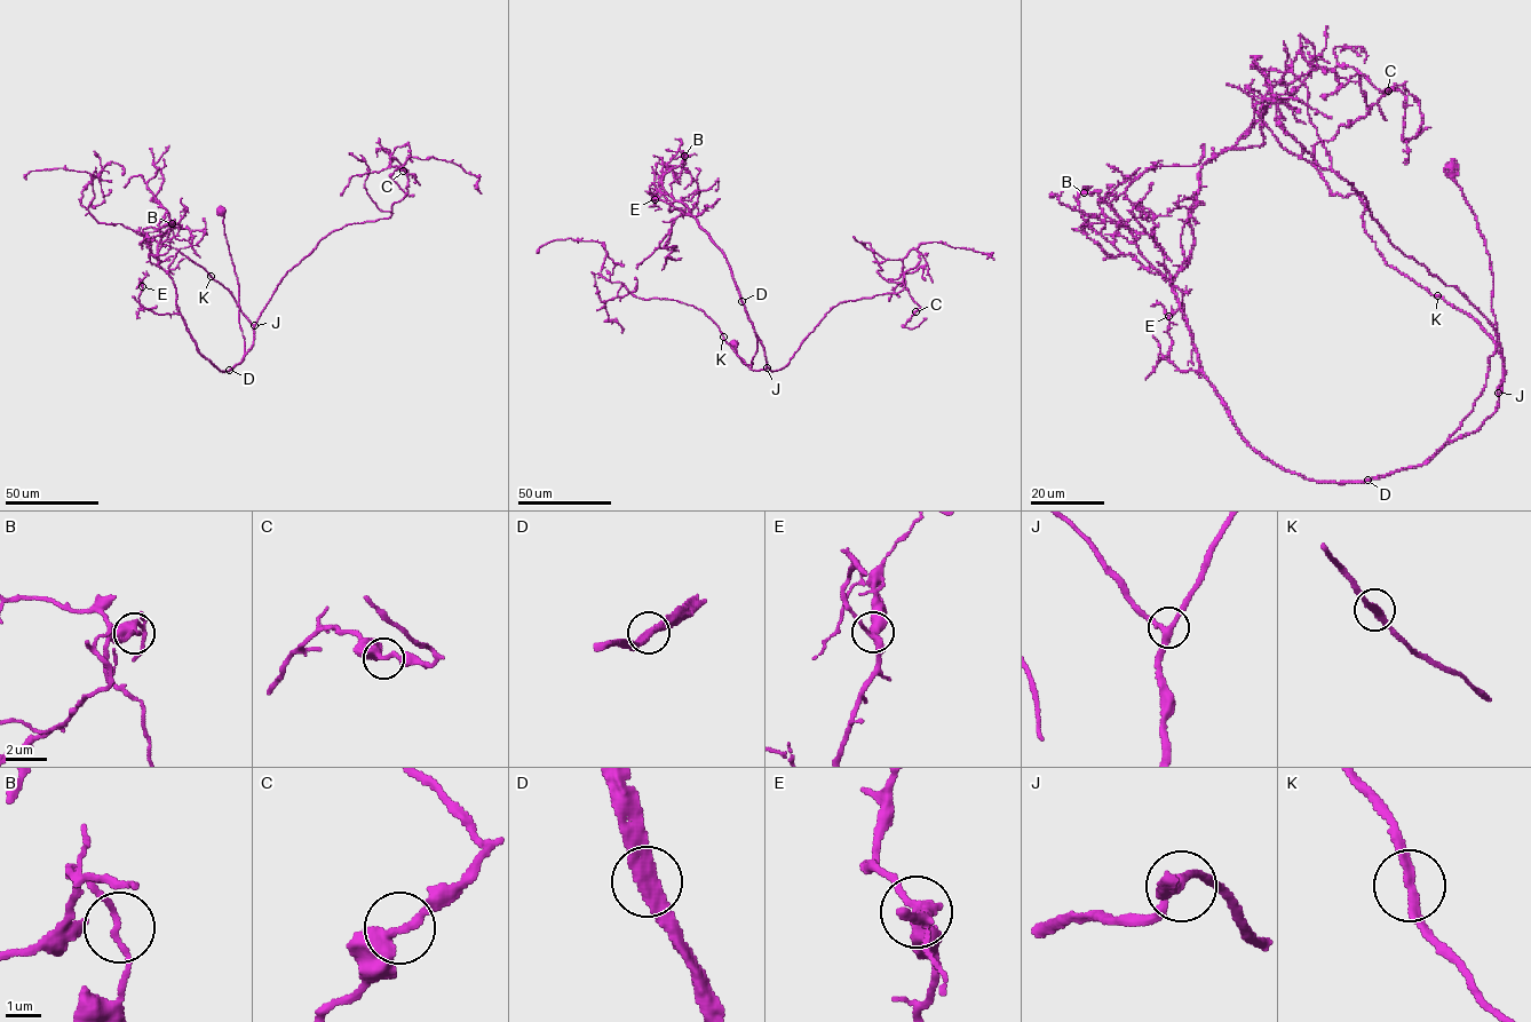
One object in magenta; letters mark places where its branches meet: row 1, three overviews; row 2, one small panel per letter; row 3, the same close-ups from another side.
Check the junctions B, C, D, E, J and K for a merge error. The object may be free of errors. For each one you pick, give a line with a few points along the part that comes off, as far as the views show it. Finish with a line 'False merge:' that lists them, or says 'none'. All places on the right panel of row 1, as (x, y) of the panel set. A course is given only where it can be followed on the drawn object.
False merge: none

